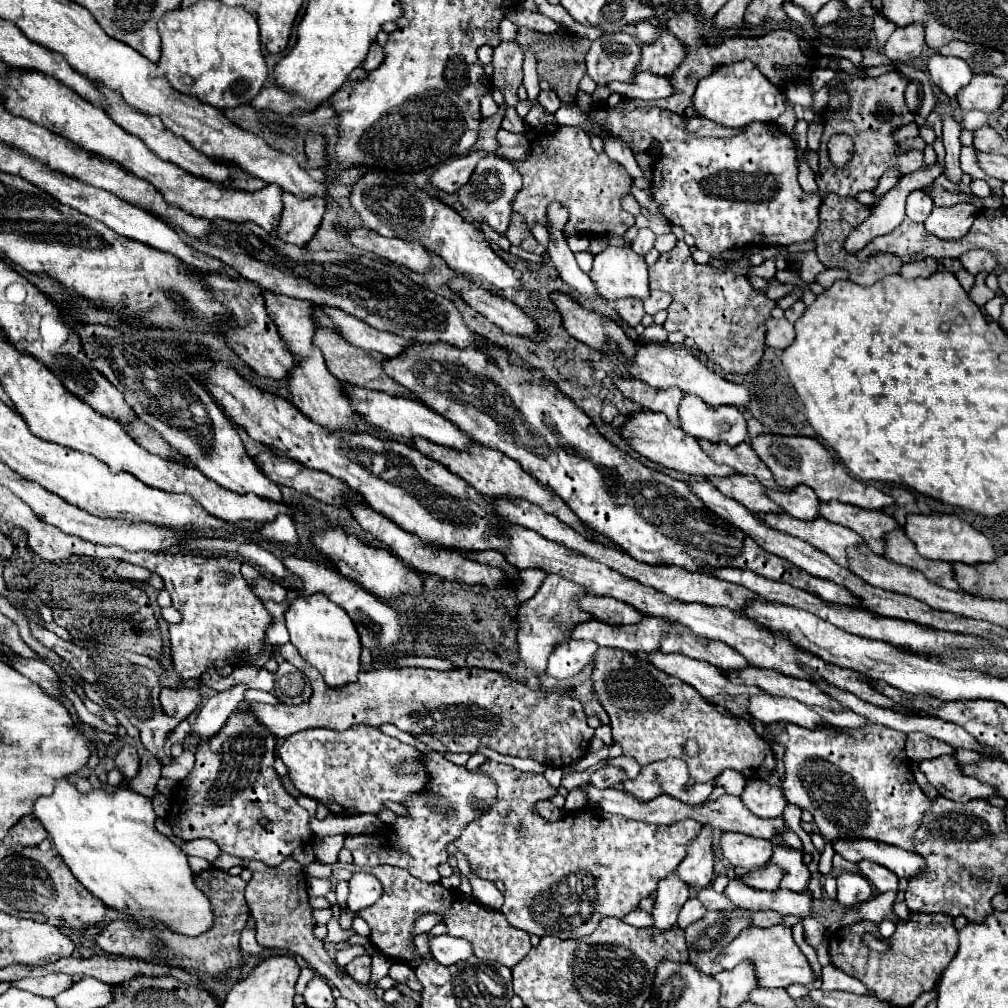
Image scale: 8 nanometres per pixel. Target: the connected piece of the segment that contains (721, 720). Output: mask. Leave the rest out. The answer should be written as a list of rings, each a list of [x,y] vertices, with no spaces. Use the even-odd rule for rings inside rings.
[[[600,647],[594,655],[594,671],[592,671],[592,683],[594,683],[594,695],[610,715],[610,727],[614,743],[618,743],[624,749],[624,755],[632,755],[638,759],[638,763],[644,767],[646,763],[666,759],[666,757],[678,757],[684,759],[690,777],[694,781],[712,781],[716,779],[724,769],[736,769],[746,779],[764,779],[772,773],[776,761],[770,745],[752,729],[752,725],[740,717],[726,717],[716,711],[716,705],[708,703],[694,691],[694,687],[674,679],[672,675],[666,675],[658,671],[656,667],[650,667],[648,663],[642,663],[632,653],[618,651],[618,649],[606,649]],[[688,739],[694,739],[698,743],[700,753],[696,757],[684,755],[684,745]]]

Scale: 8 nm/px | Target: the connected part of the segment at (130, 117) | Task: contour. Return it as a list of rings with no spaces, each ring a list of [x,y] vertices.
[[[96,83],[96,87],[98,87],[98,91],[104,95],[104,99],[106,99],[106,103],[104,103],[106,107],[102,107],[102,109],[106,111],[106,115],[108,115],[114,123],[118,123],[124,131],[128,131],[128,133],[140,137],[140,139],[146,143],[146,147],[148,147],[150,151],[154,151],[160,159],[170,161],[170,163],[176,163],[178,167],[186,169],[188,173],[192,173],[192,175],[196,175],[196,177],[204,177],[204,179],[210,179],[210,181],[214,181],[214,183],[224,183],[224,185],[230,183],[230,171],[228,171],[228,167],[224,167],[224,165],[220,165],[220,163],[216,163],[216,161],[212,161],[210,157],[206,157],[204,153],[200,153],[198,149],[194,149],[190,143],[186,143],[184,139],[176,137],[172,131],[168,131],[168,129],[162,125],[162,121],[160,121],[158,117],[144,115],[142,111],[136,111],[134,107],[130,107],[130,105],[122,99],[122,95],[118,95],[118,91],[112,91],[112,89],[108,89],[108,87],[102,87],[100,83]]]

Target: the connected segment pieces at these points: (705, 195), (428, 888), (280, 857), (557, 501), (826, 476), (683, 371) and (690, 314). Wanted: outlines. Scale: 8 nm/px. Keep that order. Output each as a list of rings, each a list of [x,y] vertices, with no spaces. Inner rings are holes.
[[[644,105],[638,107],[622,117],[622,123],[625,128],[630,131],[646,130],[656,141],[660,141],[660,157],[652,167],[652,197],[656,199],[660,213],[666,217],[668,223],[682,227],[686,233],[690,233],[696,239],[696,249],[708,251],[708,253],[722,253],[726,249],[742,249],[748,243],[750,245],[758,245],[758,247],[768,247],[768,245],[790,245],[790,243],[802,243],[802,241],[810,241],[814,237],[814,233],[818,231],[818,207],[822,203],[820,195],[808,195],[802,191],[802,187],[798,185],[798,169],[796,169],[796,151],[794,151],[794,141],[790,139],[790,135],[782,133],[778,125],[774,123],[750,123],[748,131],[744,131],[742,135],[730,137],[730,139],[714,139],[714,137],[696,137],[686,133],[686,116],[672,113],[671,111],[660,109],[657,106]]]
[[[378,865],[370,869],[372,875],[376,875],[384,885],[384,895],[378,899],[378,903],[360,909],[356,915],[362,917],[370,927],[372,935],[370,941],[386,955],[400,961],[410,961],[414,955],[414,943],[412,943],[412,927],[418,919],[418,909],[424,909],[428,913],[436,913],[442,917],[442,923],[448,925],[448,935],[466,939],[472,945],[472,951],[478,959],[483,961],[498,961],[506,967],[518,965],[524,955],[532,949],[530,935],[526,931],[510,927],[506,917],[500,911],[490,911],[476,901],[470,901],[456,889],[446,889],[440,883],[422,883],[420,879],[414,879],[408,871],[402,871],[400,867],[390,865]]]
[[[240,705],[216,735],[196,745],[194,769],[184,781],[178,783],[170,799],[168,823],[172,825],[172,833],[180,841],[192,841],[200,837],[214,839],[224,853],[236,855],[240,859],[262,861],[266,867],[278,867],[296,847],[312,843],[316,835],[310,829],[308,811],[302,809],[296,799],[284,789],[284,783],[278,779],[278,773],[272,767],[276,759],[276,741],[278,739],[266,727],[262,727],[262,723],[254,715],[250,715],[244,705]],[[260,819],[268,819],[269,822],[263,827],[258,823]]]
[[[414,437],[414,447],[418,451],[422,451],[426,457],[442,463],[450,473],[458,475],[460,479],[464,479],[468,485],[472,485],[478,493],[482,495],[490,495],[490,497],[500,497],[500,495],[510,495],[510,497],[520,497],[520,499],[526,499],[538,507],[542,507],[546,513],[550,515],[556,515],[562,523],[574,527],[574,531],[578,533],[584,533],[588,539],[592,539],[588,527],[572,513],[572,509],[554,493],[550,491],[548,487],[544,487],[542,483],[538,483],[532,475],[528,475],[520,463],[516,463],[514,459],[506,457],[502,451],[496,451],[496,449],[490,449],[490,447],[484,447],[484,445],[478,445],[478,443],[470,443],[470,447],[466,451],[458,451],[458,449],[452,449],[452,447],[440,447],[436,443],[430,443],[428,439],[422,439],[422,437]]]
[[[766,433],[766,435],[758,435],[754,439],[748,439],[748,443],[752,443],[752,449],[756,451],[756,455],[772,471],[778,487],[792,489],[792,487],[804,483],[814,489],[814,493],[818,495],[820,501],[838,499],[842,503],[852,503],[862,509],[882,509],[882,507],[888,507],[894,503],[894,499],[890,495],[850,477],[846,473],[846,469],[834,461],[830,451],[814,437],[780,437],[780,435]]]
[[[650,341],[640,343],[636,349],[636,355],[630,361],[626,361],[626,367],[632,373],[632,377],[642,379],[650,387],[656,387],[656,389],[680,387],[684,393],[694,393],[712,407],[728,403],[728,405],[736,405],[738,409],[744,409],[750,403],[750,395],[748,395],[746,387],[726,381],[722,375],[718,375],[714,369],[710,369],[708,365],[698,361],[698,357],[694,357],[686,349],[658,345],[658,343],[650,343]]]
[[[682,239],[648,269],[650,289],[672,295],[672,305],[668,307],[668,319],[664,323],[666,331],[682,331],[694,341],[700,353],[728,373],[748,373],[758,365],[764,353],[766,321],[776,307],[764,291],[754,289],[740,273],[718,271],[710,265],[696,263],[692,259],[692,249]]]

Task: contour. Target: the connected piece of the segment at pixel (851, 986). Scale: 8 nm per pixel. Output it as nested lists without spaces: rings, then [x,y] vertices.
[[[832,963],[822,969],[822,991],[848,991],[848,993],[858,993],[858,995],[872,995],[866,985],[862,985],[858,979],[842,973],[836,969]]]

